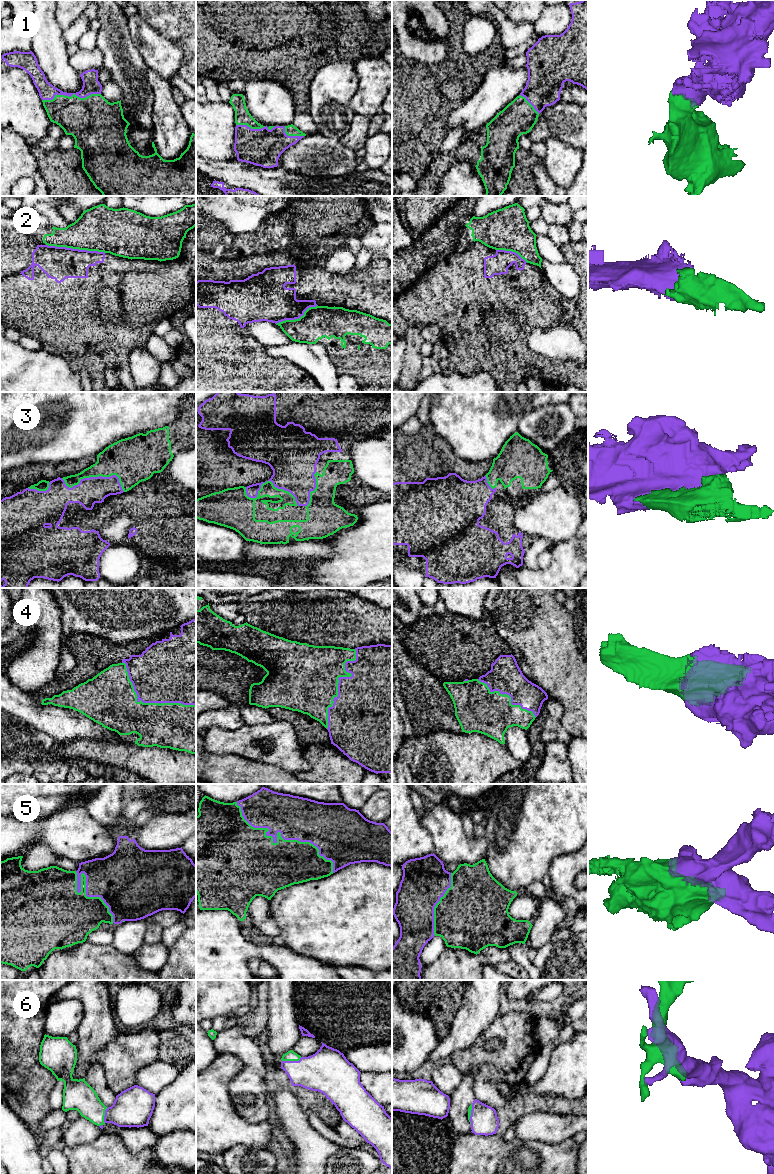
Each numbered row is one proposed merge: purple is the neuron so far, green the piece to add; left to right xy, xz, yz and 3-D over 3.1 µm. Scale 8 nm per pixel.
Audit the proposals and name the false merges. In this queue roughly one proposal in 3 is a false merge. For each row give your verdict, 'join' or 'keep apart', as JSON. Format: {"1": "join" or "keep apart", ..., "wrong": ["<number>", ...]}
{"1": "join", "2": "keep apart", "3": "join", "4": "join", "5": "join", "6": "join", "wrong": ["2"]}

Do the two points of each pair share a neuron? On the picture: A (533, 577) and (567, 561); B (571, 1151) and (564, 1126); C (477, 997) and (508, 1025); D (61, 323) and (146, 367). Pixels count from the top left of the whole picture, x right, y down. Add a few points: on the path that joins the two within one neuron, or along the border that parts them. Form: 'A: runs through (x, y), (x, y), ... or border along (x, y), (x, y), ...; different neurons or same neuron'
A: runs through (541, 577), (551, 577), (559, 569); same neuron
B: border along (572, 1137), (560, 1142), (544, 1143); different neurons
C: border along (499, 1014), (488, 1027); different neurons
D: border along (145, 346), (135, 348), (130, 353), (127, 364); different neurons

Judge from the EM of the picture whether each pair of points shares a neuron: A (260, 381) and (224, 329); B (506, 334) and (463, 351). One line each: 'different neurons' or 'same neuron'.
A: same neuron
B: same neuron

